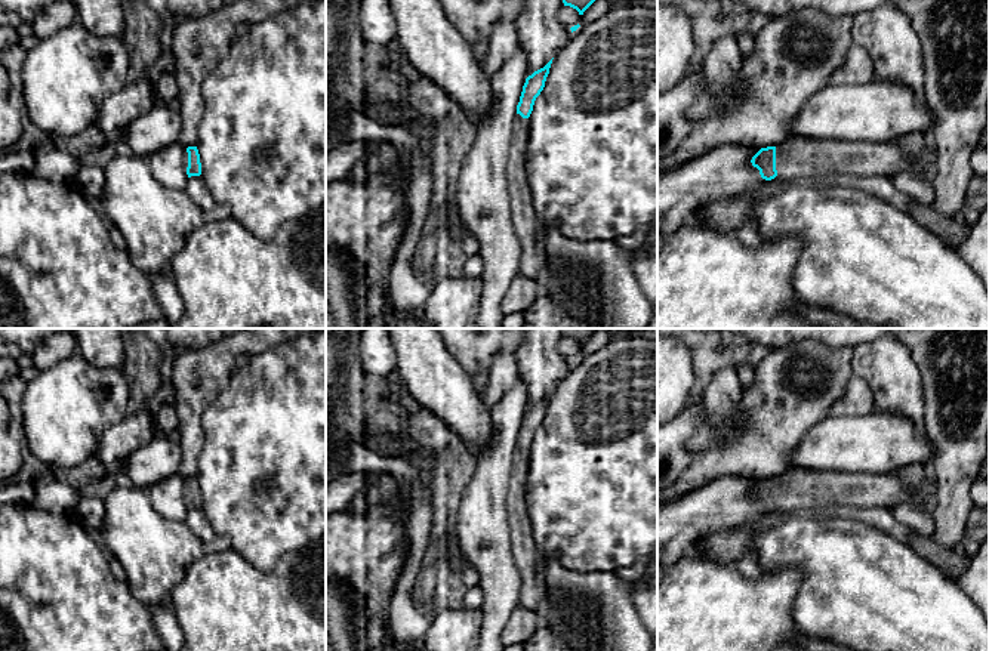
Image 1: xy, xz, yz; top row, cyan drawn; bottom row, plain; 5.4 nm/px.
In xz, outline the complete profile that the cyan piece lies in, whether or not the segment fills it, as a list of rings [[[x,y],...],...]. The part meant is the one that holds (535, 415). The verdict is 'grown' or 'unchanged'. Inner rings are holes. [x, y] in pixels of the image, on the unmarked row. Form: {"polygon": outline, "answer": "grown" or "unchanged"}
{"polygon": [[[552,391],[526,410],[517,436],[506,496],[511,549],[523,581],[520,607],[530,611],[536,611],[543,599],[545,581],[539,576],[539,564],[543,553],[533,540],[532,524],[526,507],[526,478],[529,472],[529,448],[536,429],[545,419],[551,395]]], "answer": "grown"}

